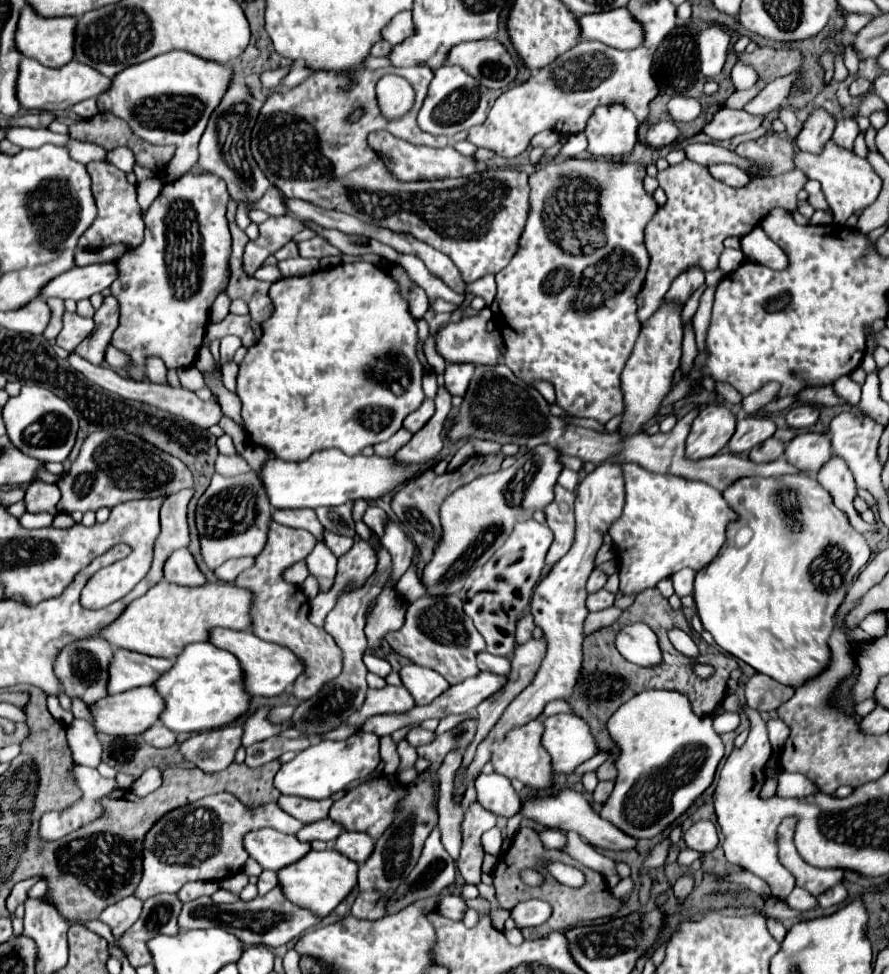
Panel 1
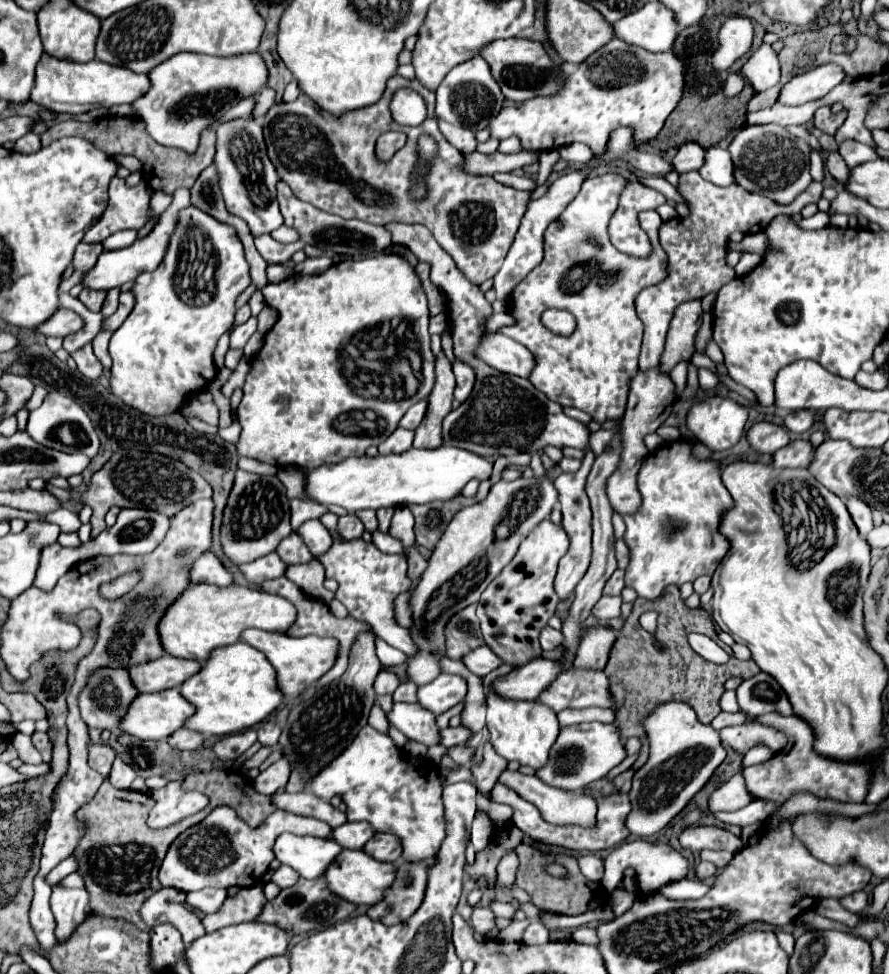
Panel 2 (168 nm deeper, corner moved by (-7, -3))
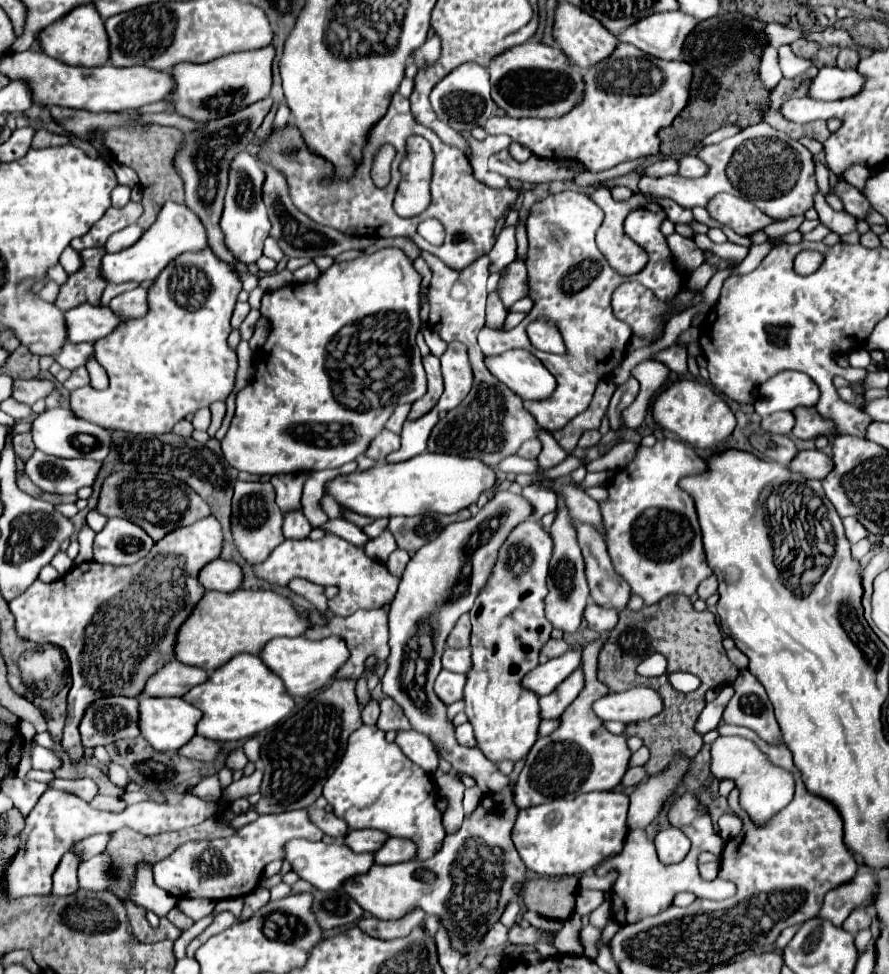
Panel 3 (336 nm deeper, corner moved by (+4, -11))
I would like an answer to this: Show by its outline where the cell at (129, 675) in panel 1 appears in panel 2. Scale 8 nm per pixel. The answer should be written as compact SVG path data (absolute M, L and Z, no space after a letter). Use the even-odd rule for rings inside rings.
M162 656L150 662L142 662L130 668L130 680L136 686L138 694L144 692L160 692L166 688L180 686L186 678L198 672L200 662L196 660L182 660L174 656Z

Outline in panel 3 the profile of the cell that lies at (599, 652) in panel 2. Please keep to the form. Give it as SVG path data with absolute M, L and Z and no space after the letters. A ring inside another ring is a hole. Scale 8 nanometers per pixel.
M575 670L559 688L547 696L539 698L539 716L541 720L559 718L563 710L575 700L575 696L583 690L583 672Z

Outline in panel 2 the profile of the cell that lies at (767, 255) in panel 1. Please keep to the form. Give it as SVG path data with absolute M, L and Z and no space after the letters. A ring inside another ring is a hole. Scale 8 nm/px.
M758 232L758 234L748 234L744 236L744 240L739 243L730 241L728 243L729 251L746 251L752 252L752 254L760 254L760 256L766 256L770 250L768 250L768 236L764 232Z

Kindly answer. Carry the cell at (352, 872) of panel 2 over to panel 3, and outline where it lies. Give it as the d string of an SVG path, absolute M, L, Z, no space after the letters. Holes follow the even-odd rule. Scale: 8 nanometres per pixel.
M509 784L499 792L487 792L479 806L469 816L465 816L461 828L455 834L445 836L441 850L431 860L409 860L393 866L375 864L375 868L371 868L367 876L355 876L355 880L347 880L347 884L343 886L345 892L353 900L357 900L363 910L371 912L379 920L399 920L417 908L425 914L433 914L447 930L451 946L465 956L473 956L483 936L495 922L499 922L507 904L517 898L515 886L523 884L527 878L527 868L511 840L511 830L519 814L519 808L513 802L513 790L515 788Z

